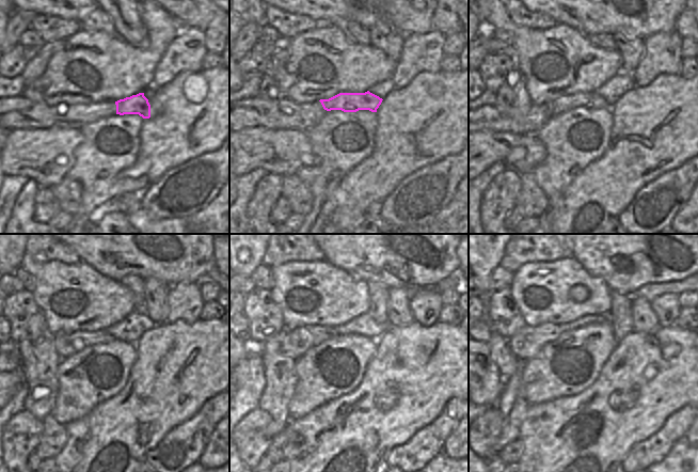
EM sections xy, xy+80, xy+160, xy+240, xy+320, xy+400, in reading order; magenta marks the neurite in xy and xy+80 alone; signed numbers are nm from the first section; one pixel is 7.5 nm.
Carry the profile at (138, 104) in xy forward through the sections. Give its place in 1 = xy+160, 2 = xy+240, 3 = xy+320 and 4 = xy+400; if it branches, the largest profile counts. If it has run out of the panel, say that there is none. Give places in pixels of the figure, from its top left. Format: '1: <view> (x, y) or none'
1: xy+160 (590, 100)
2: xy+240 (66, 345)
3: xy+320 (296, 343)
4: xy+400 (528, 342)

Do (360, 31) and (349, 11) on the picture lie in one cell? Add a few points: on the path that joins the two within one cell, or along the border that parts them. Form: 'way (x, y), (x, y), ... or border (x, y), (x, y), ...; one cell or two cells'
border (330, 21), (333, 18), (351, 19), (367, 29); two cells

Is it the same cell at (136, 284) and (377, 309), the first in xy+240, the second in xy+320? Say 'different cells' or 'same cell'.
same cell

